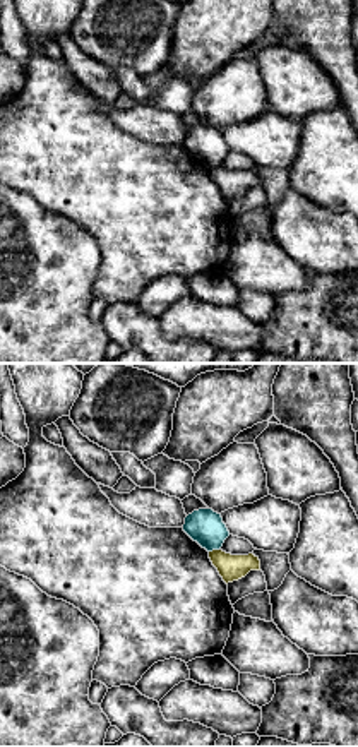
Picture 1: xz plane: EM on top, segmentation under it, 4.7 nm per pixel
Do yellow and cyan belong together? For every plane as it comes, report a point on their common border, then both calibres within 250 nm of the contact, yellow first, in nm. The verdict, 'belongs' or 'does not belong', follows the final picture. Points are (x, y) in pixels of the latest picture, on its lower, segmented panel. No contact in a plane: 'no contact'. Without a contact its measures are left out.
(213, 550) | 130/160 nm

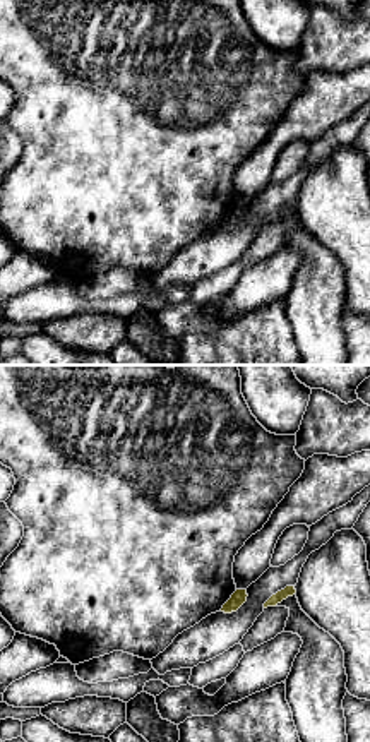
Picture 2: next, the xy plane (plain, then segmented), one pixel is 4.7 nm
no contact

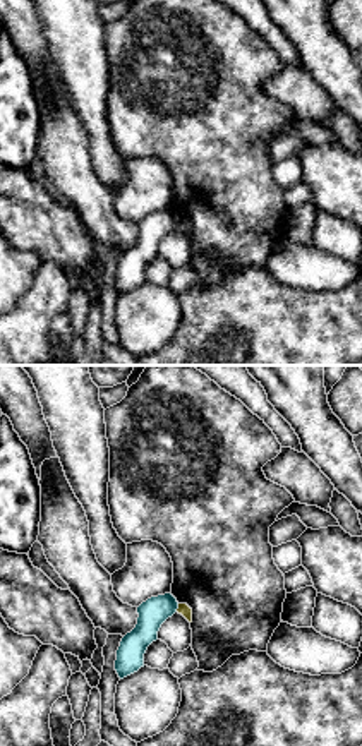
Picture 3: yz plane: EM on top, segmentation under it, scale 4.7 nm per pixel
(179, 607) | 60/140 nm

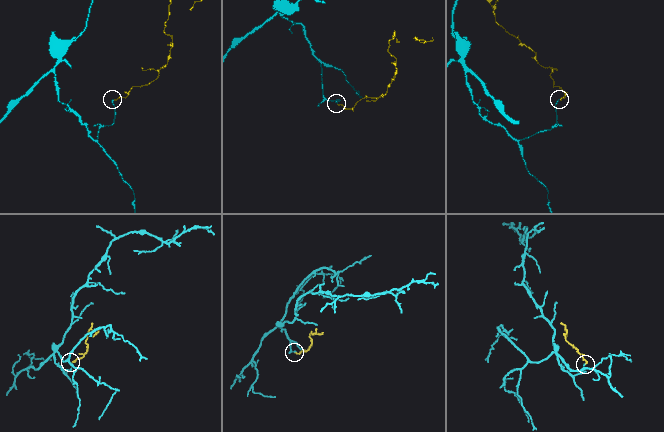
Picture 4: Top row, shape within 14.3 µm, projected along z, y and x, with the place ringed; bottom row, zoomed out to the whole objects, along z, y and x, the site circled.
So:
does not belong

